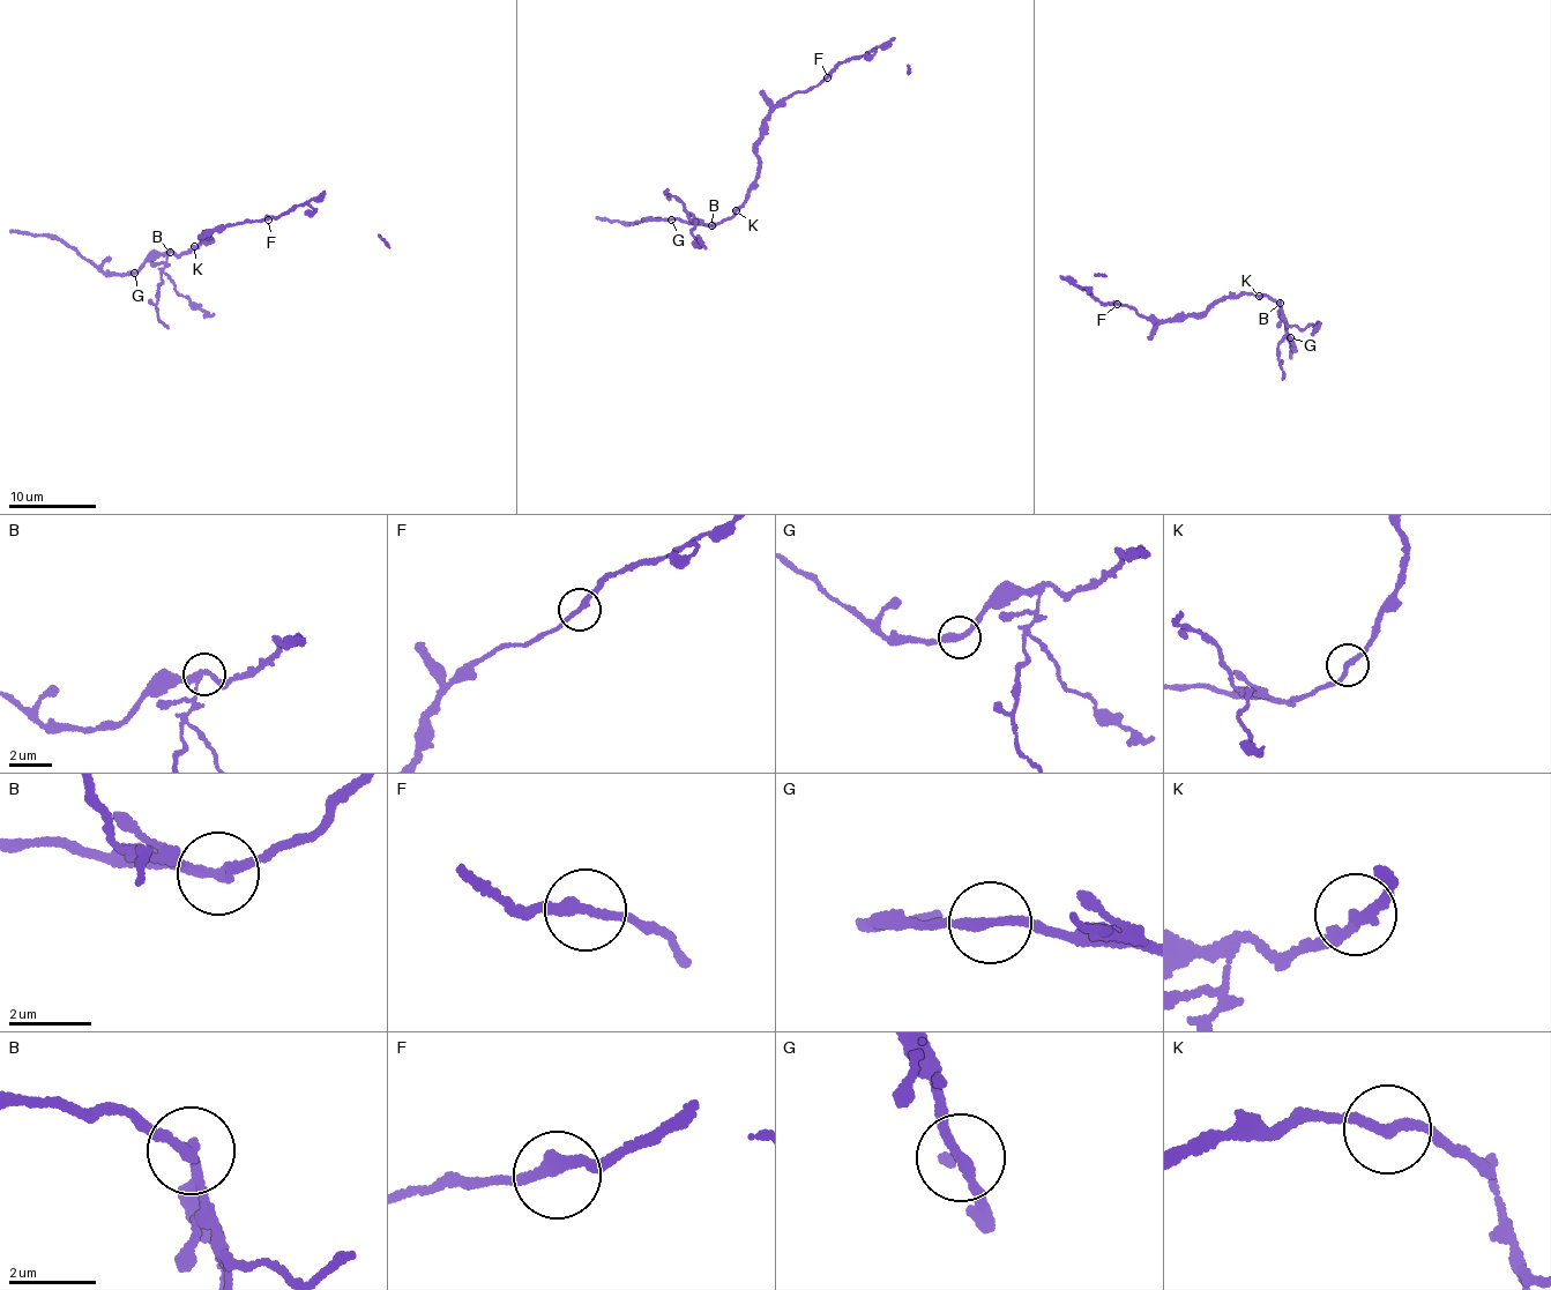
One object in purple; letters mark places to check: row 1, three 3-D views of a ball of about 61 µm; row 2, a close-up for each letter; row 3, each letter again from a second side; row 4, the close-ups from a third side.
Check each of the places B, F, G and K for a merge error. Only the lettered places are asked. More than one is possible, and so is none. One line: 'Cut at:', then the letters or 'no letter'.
Cut at: B, G

